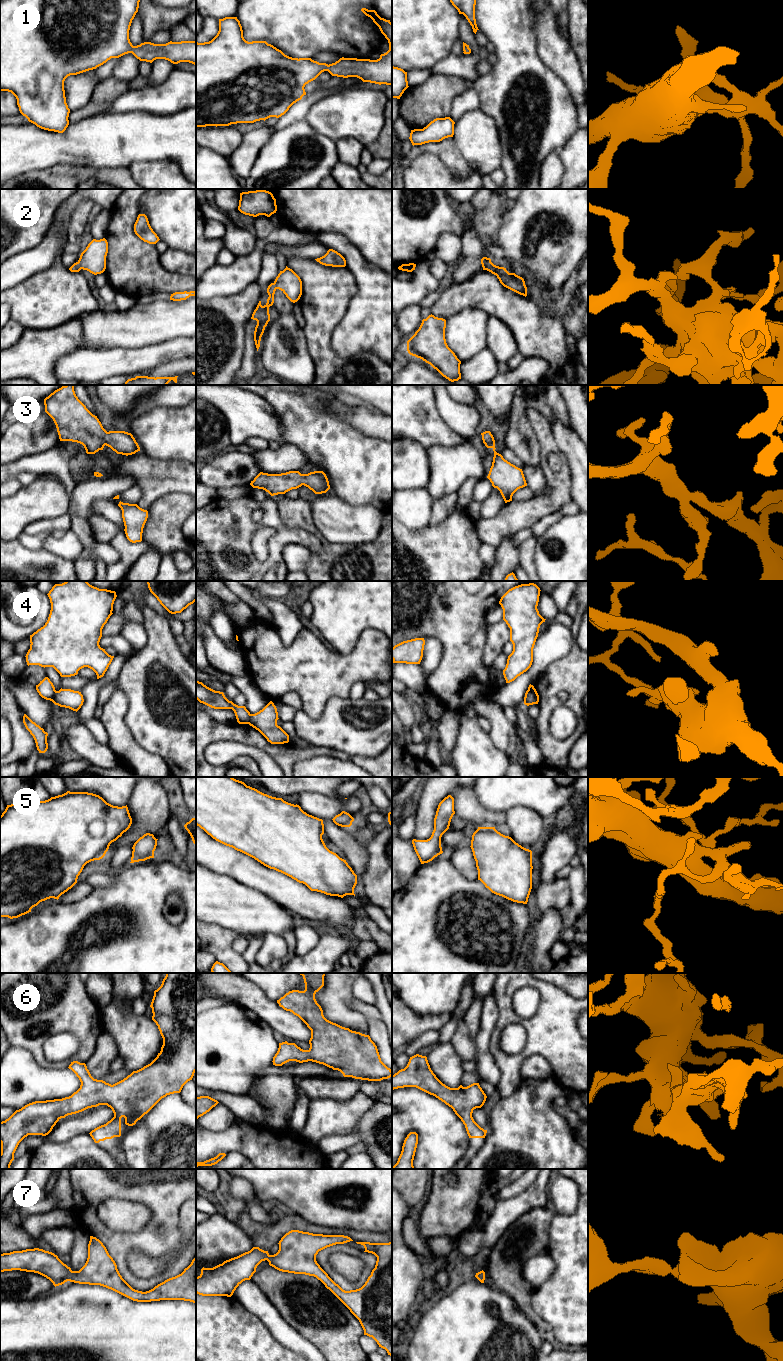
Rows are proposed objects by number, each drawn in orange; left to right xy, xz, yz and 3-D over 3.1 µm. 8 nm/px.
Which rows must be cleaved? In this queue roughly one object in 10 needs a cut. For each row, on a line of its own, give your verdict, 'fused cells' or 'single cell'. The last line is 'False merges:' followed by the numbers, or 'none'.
1: single cell
2: single cell
3: single cell
4: fused cells
5: single cell
6: single cell
7: single cell
False merges: 4

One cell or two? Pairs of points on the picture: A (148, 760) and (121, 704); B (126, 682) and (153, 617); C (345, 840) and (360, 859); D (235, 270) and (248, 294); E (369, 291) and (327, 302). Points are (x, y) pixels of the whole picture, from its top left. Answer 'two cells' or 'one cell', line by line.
A: one cell
B: one cell
C: one cell
D: two cells
E: two cells

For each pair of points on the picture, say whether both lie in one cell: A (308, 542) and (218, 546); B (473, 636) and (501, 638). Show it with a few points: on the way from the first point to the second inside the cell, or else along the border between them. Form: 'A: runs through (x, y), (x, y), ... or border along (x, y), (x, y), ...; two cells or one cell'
A: runs through (286, 534), (275, 523), (263, 523), (240, 540); one cell
B: border along (488, 625), (481, 660); two cells

